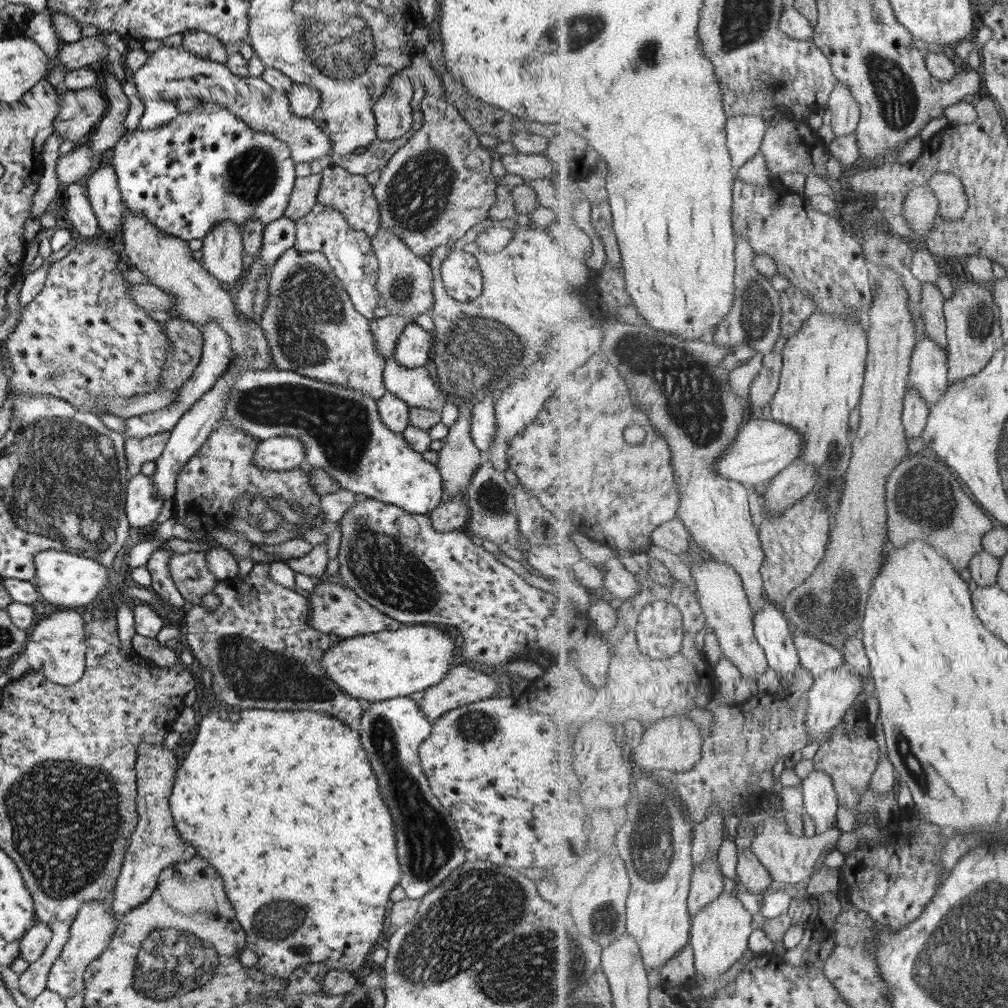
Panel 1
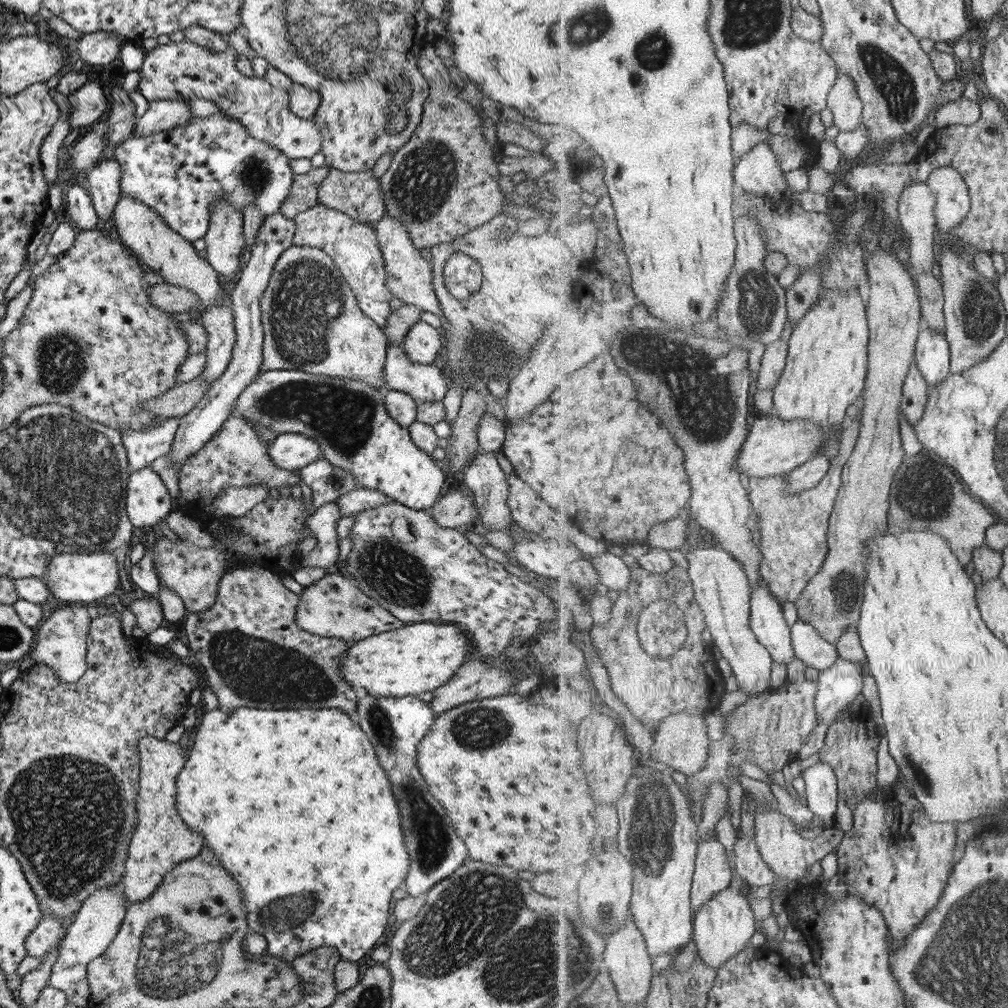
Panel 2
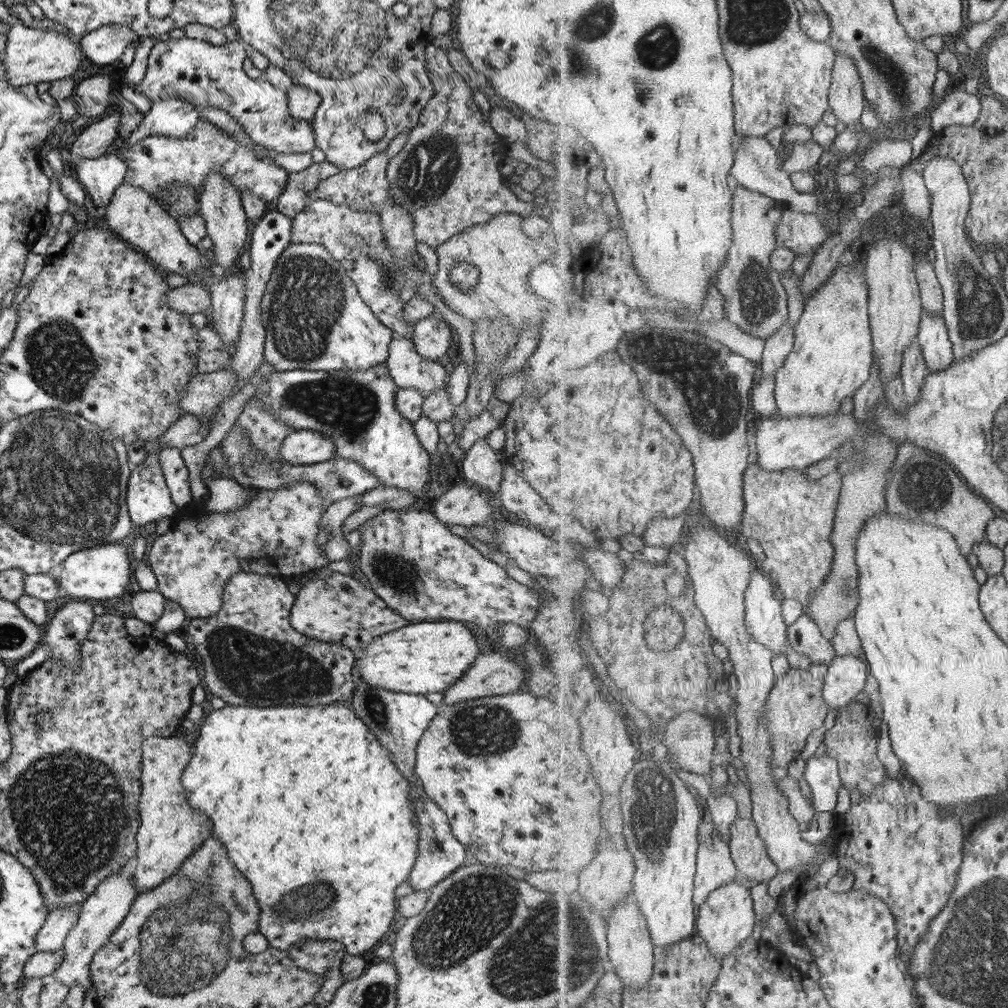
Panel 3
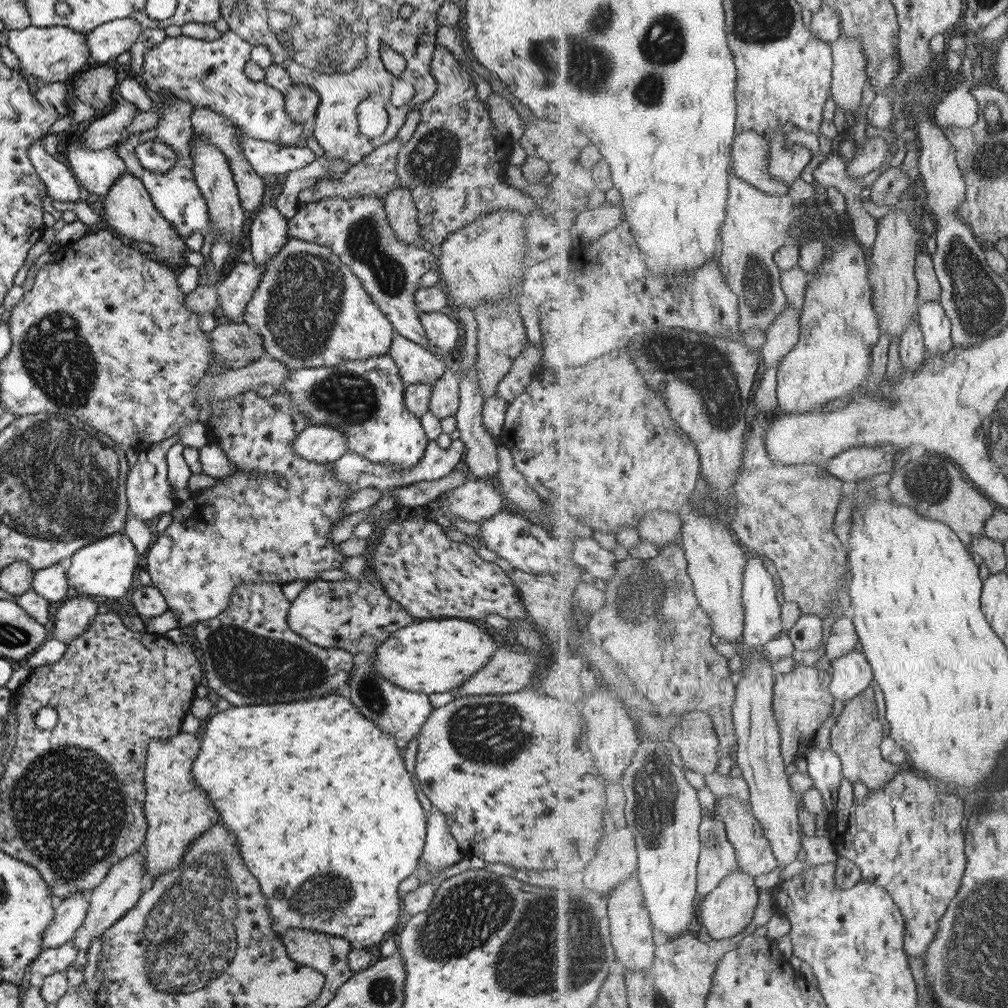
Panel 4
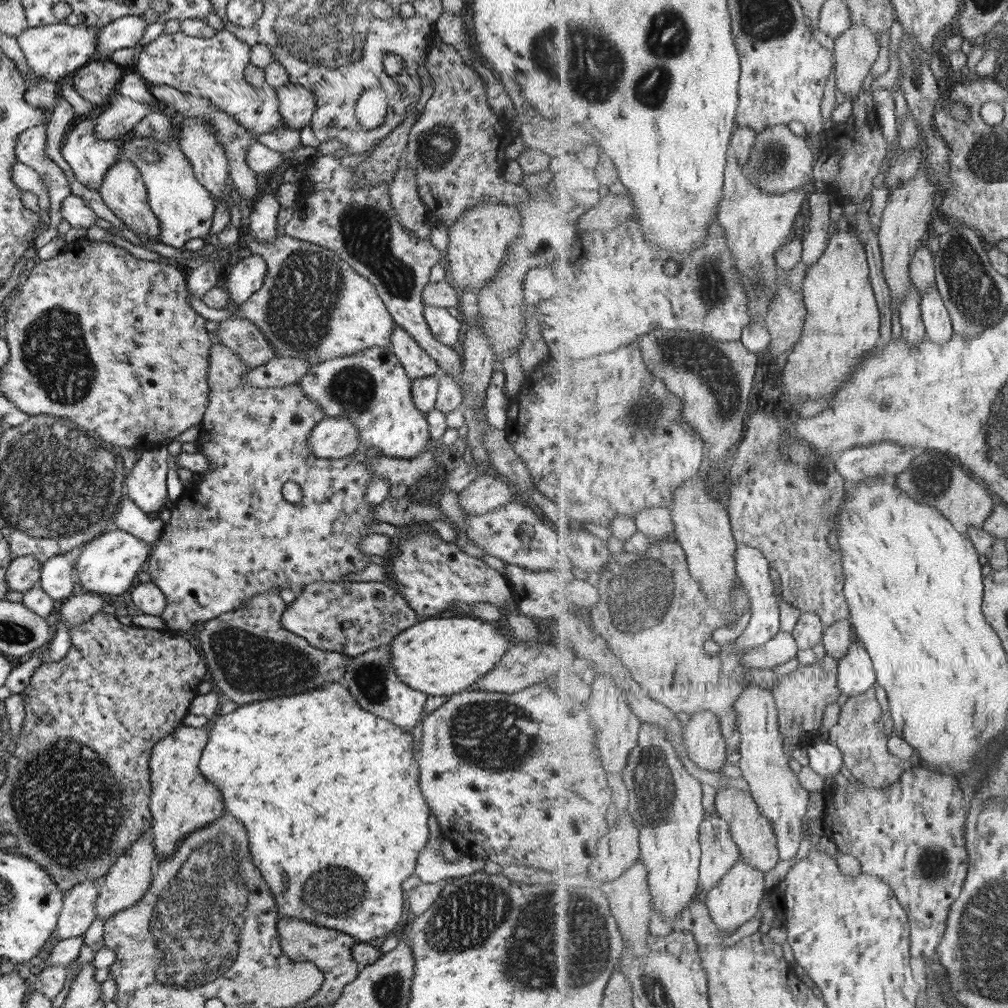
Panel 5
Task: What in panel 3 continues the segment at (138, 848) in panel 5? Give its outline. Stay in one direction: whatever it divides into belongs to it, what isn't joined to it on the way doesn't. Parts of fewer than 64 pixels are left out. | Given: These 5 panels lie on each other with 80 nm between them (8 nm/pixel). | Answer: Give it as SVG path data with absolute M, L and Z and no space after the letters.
M121 869L118 870L118 873L104 878L95 887L95 890L81 902L77 922L69 929L65 941L63 941L63 947L61 947L61 950L64 951L63 960L51 978L61 981L67 988L79 984L84 988L85 994L90 985L88 966L93 955L101 949L101 946L105 946L109 942L109 935L128 913L137 894L132 876L125 876L125 872L121 872Z

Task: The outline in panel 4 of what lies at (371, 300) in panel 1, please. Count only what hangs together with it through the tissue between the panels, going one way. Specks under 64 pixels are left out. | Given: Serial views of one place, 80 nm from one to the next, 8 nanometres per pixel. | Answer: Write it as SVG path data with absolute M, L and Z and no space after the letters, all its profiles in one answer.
M375 196L363 198L321 198L300 204L294 216L287 219L286 237L311 242L329 248L341 264L360 280L371 300L385 313L385 320L394 332L428 348L430 344L419 324L419 314L414 303L414 292L419 278L436 266L437 260L431 252L417 246L403 244L385 220L384 200Z

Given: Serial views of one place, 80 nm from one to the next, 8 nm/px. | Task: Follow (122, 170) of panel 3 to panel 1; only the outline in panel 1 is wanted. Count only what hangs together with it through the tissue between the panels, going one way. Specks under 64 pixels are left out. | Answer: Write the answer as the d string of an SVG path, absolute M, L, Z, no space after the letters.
M105 165L86 175L83 188L89 208L93 210L95 220L101 232L107 234L123 224L124 206L120 200L116 174L113 167Z

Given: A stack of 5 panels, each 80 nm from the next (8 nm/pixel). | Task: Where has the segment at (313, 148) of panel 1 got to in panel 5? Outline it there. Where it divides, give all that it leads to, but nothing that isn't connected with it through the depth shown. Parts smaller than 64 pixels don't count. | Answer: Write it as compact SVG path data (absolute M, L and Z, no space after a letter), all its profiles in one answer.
M221 29L210 37L189 36L181 31L161 31L155 40L146 44L137 56L137 75L150 86L169 85L179 92L198 96L209 101L217 110L232 116L242 127L255 136L275 131L284 124L278 113L273 89L254 88L245 82L243 71L248 63L249 46L228 30Z

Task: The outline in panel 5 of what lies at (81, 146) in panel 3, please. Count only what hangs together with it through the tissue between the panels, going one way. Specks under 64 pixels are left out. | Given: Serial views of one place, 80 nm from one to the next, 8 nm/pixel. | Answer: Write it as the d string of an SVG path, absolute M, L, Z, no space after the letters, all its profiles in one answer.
M116 89L108 96L108 102L102 112L92 116L94 131L98 139L115 139L131 131L141 117L158 106L154 102L142 103L121 96Z

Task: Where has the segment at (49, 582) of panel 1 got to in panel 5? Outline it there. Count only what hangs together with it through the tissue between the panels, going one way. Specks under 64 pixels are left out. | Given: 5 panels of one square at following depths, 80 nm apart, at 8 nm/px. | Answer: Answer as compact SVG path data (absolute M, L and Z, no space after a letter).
M117 528L107 530L92 538L81 549L74 563L75 582L85 588L87 593L117 595L125 592L133 578L144 569L152 544L136 539L132 534Z

